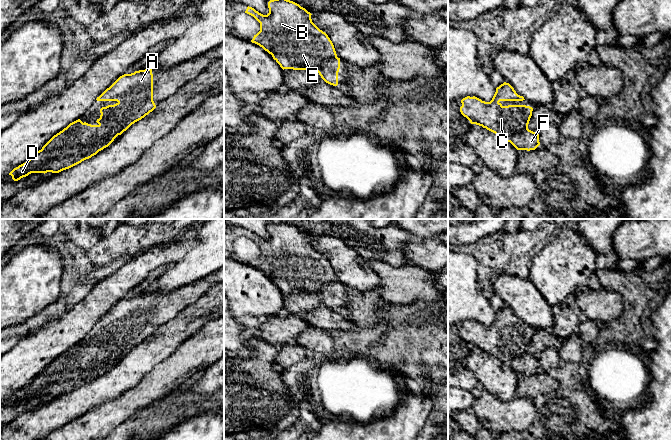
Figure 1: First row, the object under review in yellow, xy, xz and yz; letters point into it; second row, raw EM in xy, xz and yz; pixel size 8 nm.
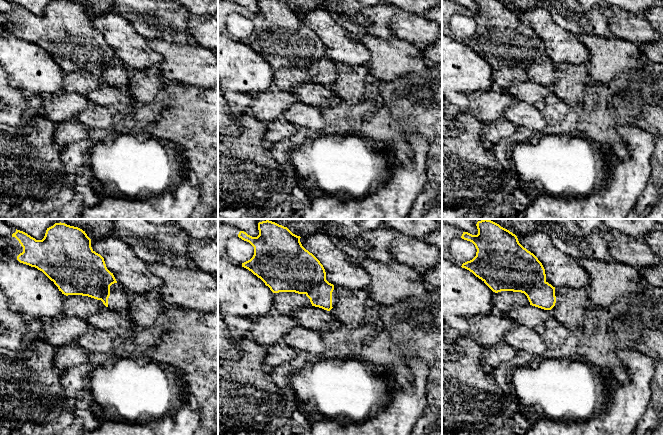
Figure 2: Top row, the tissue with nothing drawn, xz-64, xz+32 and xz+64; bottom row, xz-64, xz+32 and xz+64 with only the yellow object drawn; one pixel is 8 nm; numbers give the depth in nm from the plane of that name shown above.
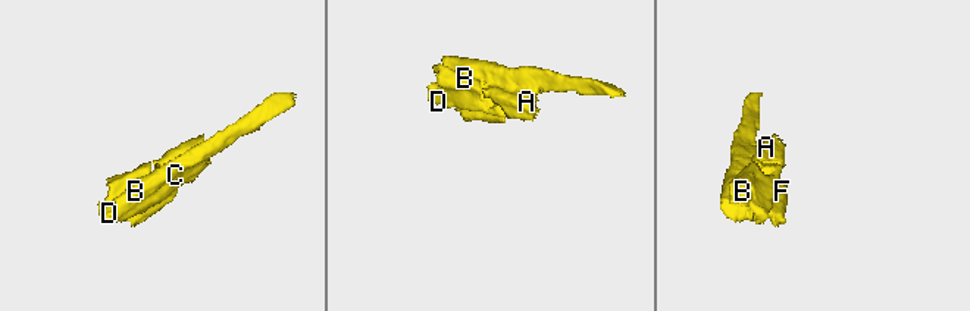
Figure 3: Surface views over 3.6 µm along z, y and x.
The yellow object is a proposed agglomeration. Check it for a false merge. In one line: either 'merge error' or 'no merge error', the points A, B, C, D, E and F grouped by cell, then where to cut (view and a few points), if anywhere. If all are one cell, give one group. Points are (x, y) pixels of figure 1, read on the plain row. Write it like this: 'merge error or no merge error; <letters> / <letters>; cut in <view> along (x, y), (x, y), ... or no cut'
merge error; A B C D E / F; cut in xz along (336, 280), (328, 283), (317, 295)

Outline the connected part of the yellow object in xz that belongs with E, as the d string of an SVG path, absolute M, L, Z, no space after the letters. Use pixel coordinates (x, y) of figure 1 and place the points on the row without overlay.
M285 222L270 224L268 232L269 237L263 239L254 232L247 231L245 237L260 247L260 255L254 259L251 266L271 278L283 294L318 295L327 284L337 281L332 265L312 246L312 238L305 232Z

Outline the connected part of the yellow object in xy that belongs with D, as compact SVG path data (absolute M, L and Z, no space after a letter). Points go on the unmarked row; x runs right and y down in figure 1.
M150 293L135 295L131 298L120 300L109 312L107 312L97 325L116 325L114 329L108 329L100 333L100 342L97 349L82 346L80 343L70 347L62 355L54 359L41 374L37 375L28 385L14 392L9 399L14 405L18 405L31 397L59 397L69 393L82 385L91 382L105 372L105 368L118 359L121 359L132 348L141 344L156 329L153 325L153 298Z

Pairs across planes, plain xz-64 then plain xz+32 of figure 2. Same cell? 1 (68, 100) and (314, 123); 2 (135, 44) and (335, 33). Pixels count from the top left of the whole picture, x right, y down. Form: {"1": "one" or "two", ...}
{"1": "two", "2": "one"}

